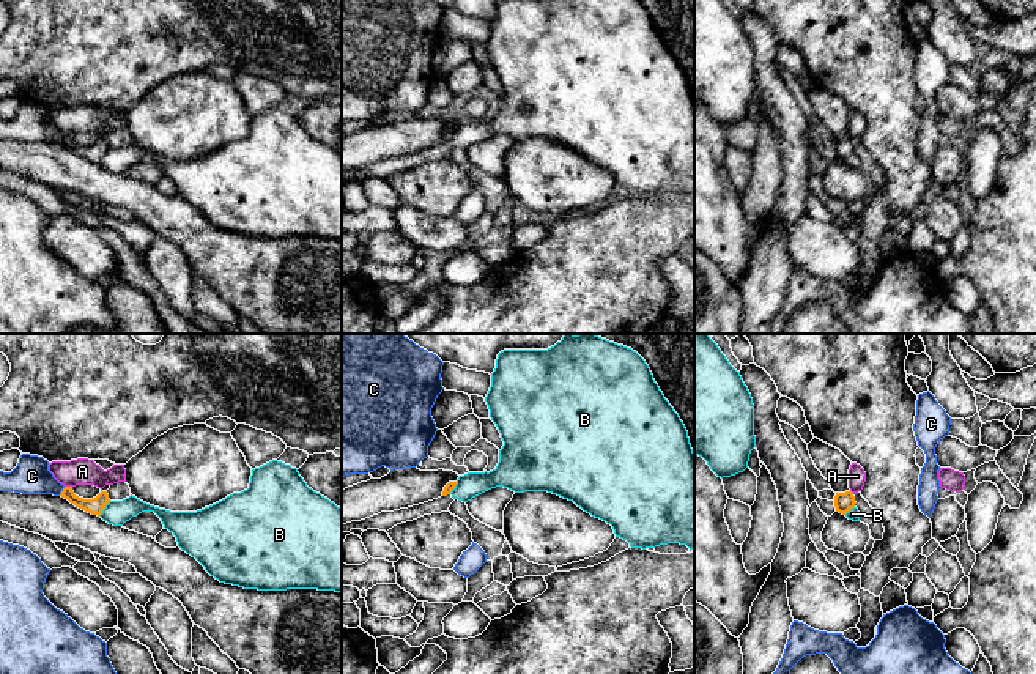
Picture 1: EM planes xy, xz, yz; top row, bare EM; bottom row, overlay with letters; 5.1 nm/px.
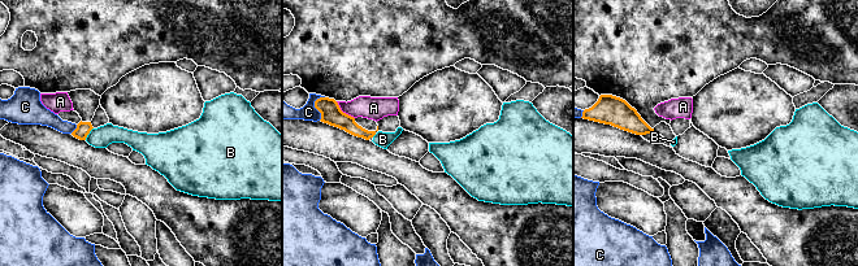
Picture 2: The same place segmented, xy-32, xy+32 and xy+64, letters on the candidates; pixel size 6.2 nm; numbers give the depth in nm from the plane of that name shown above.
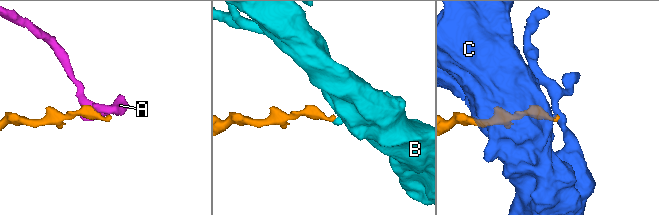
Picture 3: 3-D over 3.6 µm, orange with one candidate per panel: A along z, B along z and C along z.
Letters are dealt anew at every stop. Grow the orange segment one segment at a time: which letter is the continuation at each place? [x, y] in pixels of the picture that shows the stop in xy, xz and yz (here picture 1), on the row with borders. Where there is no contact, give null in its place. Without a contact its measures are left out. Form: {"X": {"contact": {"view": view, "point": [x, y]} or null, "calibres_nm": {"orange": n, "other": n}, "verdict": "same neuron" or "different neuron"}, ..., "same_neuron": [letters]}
{"A": {"contact": {"view": "xy", "point": [68, 487]}, "calibres_nm": {"orange": 90, "other": 140}, "verdict": "different neuron"}, "B": {"contact": {"view": "xy", "point": [104, 507]}, "calibres_nm": {"orange": 90, "other": 130}, "verdict": "different neuron"}, "C": {"contact": {"view": "xy", "point": [62, 492]}, "calibres_nm": {"orange": 90, "other": 190}, "verdict": "different neuron"}, "same_neuron": []}

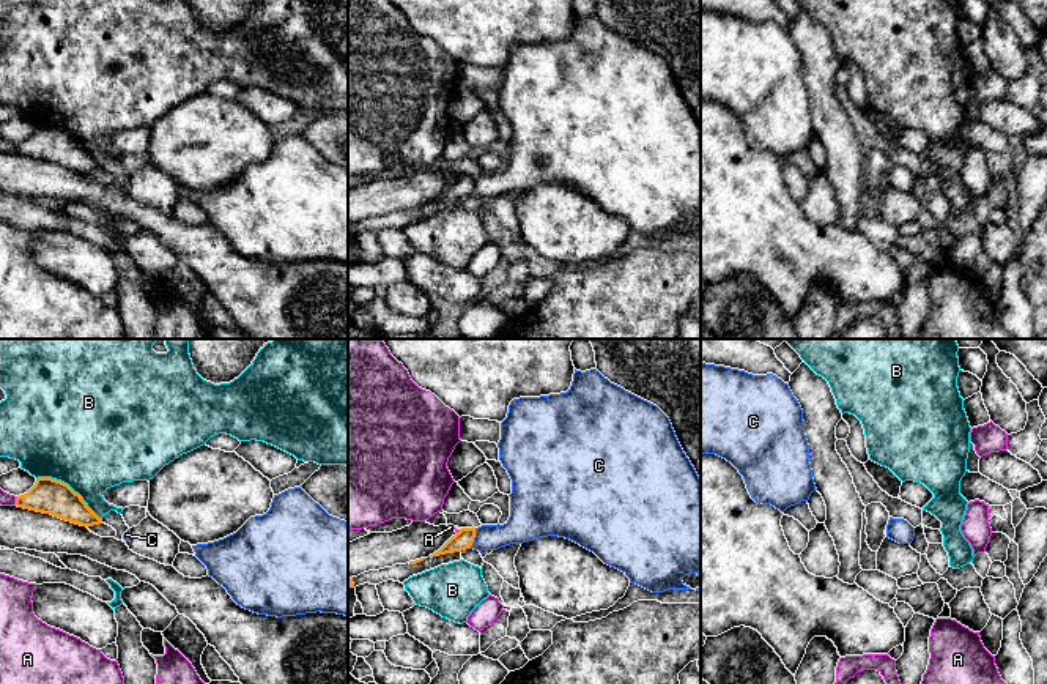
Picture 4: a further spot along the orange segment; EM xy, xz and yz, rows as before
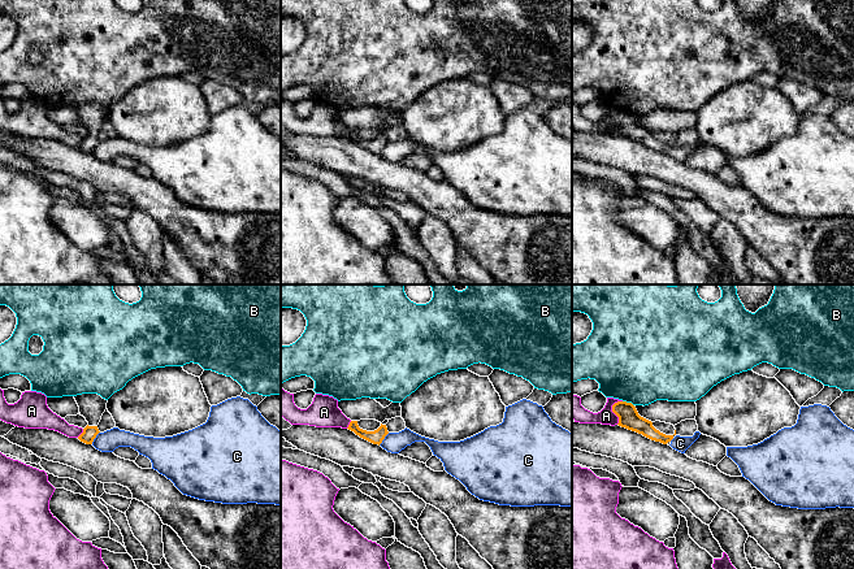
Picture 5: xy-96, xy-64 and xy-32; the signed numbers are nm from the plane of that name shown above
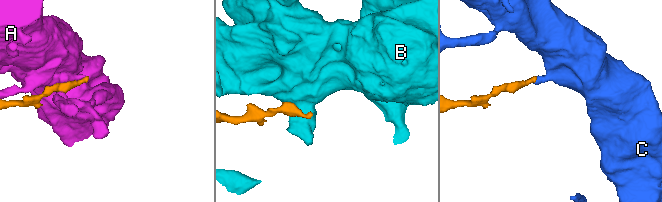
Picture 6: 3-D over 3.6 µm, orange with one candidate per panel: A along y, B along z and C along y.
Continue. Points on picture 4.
{"A": {"contact": {"view": "xy", "point": [16, 501]}, "calibres_nm": {"orange": 180, "other": 60}, "verdict": "different neuron"}, "B": {"contact": {"view": "xy", "point": [68, 486]}, "calibres_nm": {"orange": 180, "other": 480}, "verdict": "different neuron"}, "C": {"contact": {"view": "xz", "point": [474, 536]}, "calibres_nm": {"orange": 100, "other": 160}, "verdict": "different neuron"}, "same_neuron": []}

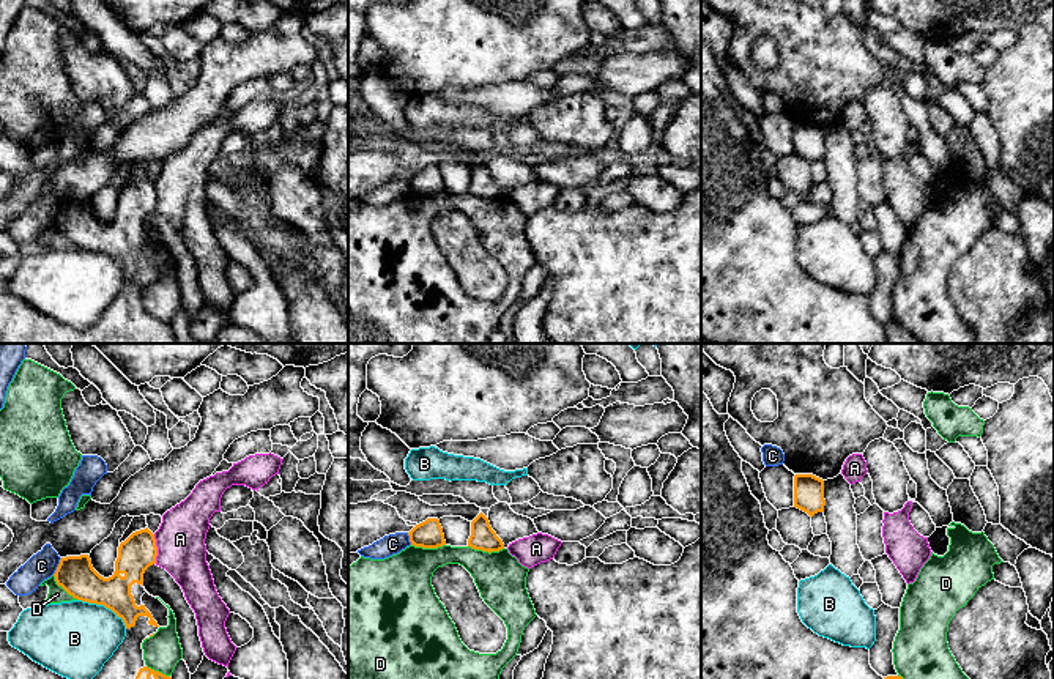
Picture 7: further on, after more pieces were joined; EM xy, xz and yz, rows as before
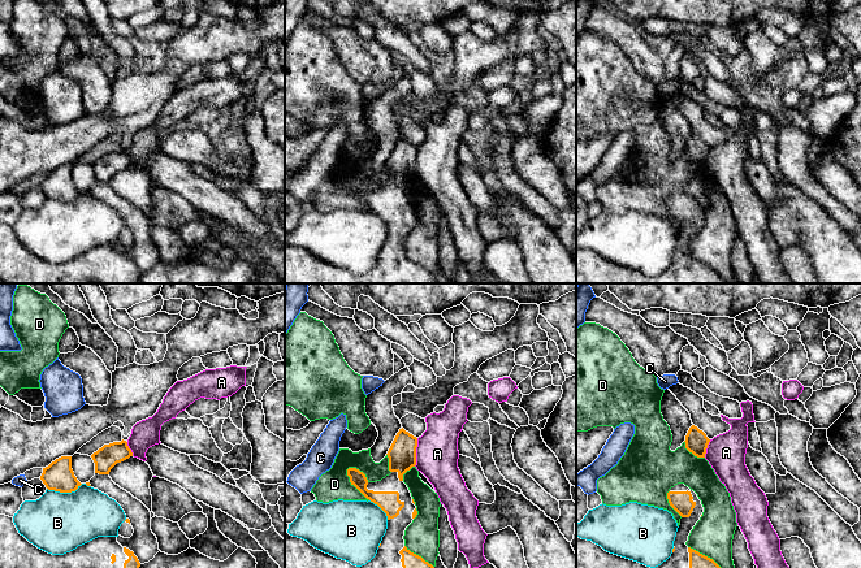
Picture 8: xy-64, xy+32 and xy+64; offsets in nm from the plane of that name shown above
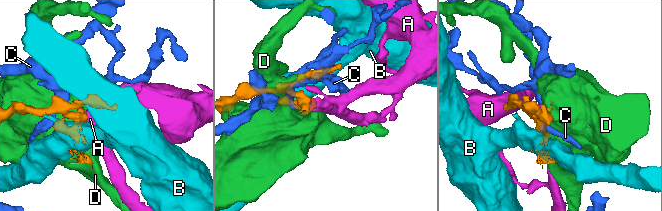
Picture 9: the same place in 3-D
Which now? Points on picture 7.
{"A": {"contact": {"view": "xy", "point": [156, 549]}, "calibres_nm": {"orange": 180, "other": 260}, "verdict": "different neuron"}, "B": {"contact": {"view": "xy", "point": [104, 605]}, "calibres_nm": {"orange": 190, "other": 380}, "verdict": "different neuron"}, "C": {"contact": {"view": "xy", "point": [59, 566]}, "calibres_nm": {"orange": 190, "other": 140}, "verdict": "different neuron"}, "D": {"contact": {"view": "xz", "point": [486, 550]}, "calibres_nm": {"orange": 130, "other": 260}, "verdict": "different neuron"}, "same_neuron": []}

